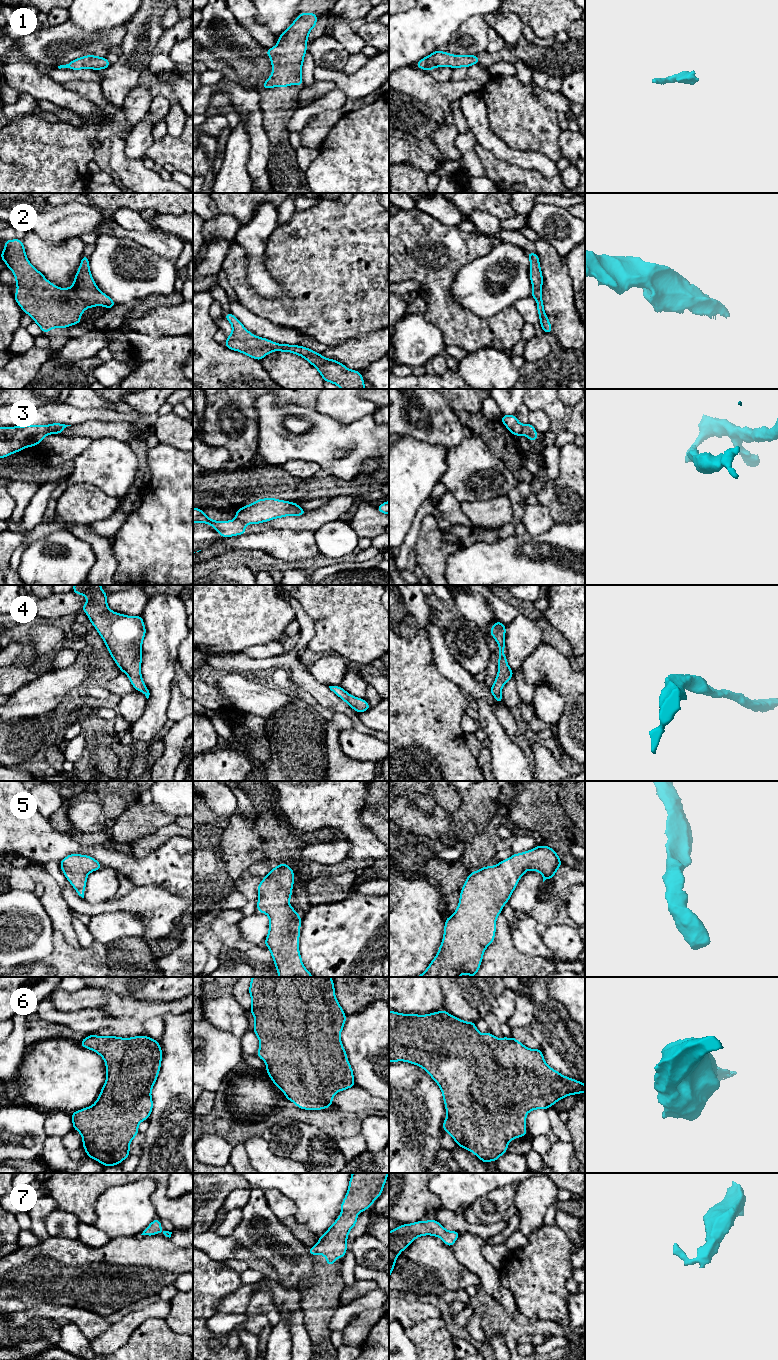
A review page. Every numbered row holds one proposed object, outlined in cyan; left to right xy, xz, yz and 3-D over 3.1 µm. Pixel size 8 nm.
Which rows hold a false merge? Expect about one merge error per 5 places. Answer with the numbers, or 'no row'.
3

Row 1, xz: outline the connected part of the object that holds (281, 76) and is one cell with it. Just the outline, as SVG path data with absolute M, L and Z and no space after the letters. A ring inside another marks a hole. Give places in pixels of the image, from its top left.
M300 13L294 22L278 37L276 46L267 49L271 58L272 74L261 85L263 89L303 85L302 65L307 50L309 32L317 24L317 14Z

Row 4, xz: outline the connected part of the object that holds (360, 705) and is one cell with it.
M329 686L329 688L333 693L345 701L351 708L353 708L358 714L371 708L371 706L363 698L352 696L340 686Z

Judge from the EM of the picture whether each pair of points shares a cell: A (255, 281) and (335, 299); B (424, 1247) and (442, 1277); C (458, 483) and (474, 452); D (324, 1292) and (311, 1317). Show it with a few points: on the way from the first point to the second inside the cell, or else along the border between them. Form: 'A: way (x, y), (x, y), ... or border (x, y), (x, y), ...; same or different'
A: border (267, 270), (287, 291), (285, 299); different
B: way (426, 1254), (427, 1262), (435, 1270); same
C: way (466, 475), (471, 470), (471, 460); same
D: way (320, 1298), (317, 1311); same

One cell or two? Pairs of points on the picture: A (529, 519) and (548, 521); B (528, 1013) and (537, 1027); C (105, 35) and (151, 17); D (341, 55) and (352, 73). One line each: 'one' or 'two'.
A: one
B: two
C: two
D: two

